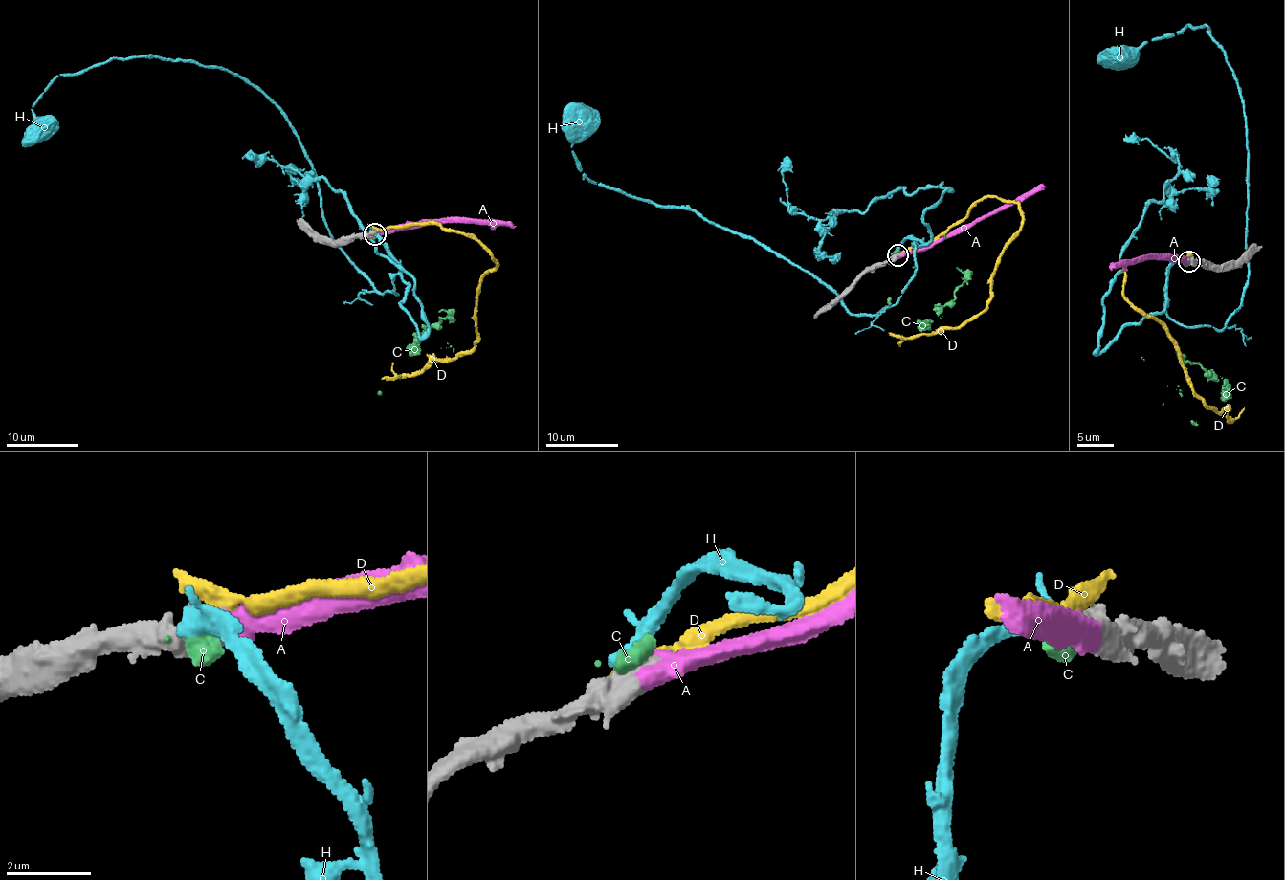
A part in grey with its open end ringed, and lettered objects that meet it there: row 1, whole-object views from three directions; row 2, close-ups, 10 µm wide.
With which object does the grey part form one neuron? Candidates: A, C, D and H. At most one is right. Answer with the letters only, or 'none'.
A

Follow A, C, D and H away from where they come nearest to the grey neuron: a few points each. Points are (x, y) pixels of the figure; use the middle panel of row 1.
A: (897, 255), (930, 247), (1046, 186)
C: (896, 255), (958, 270), (964, 274), (955, 296), (933, 321), (922, 325), (891, 299), (889, 305)
D: (897, 252), (928, 245), (988, 196), (1016, 204), (1022, 217), (979, 315), (917, 337), (888, 333)
H: (894, 254), (905, 237), (922, 243), (894, 304), (851, 312), (836, 291), (693, 210), (582, 175), (578, 124)

